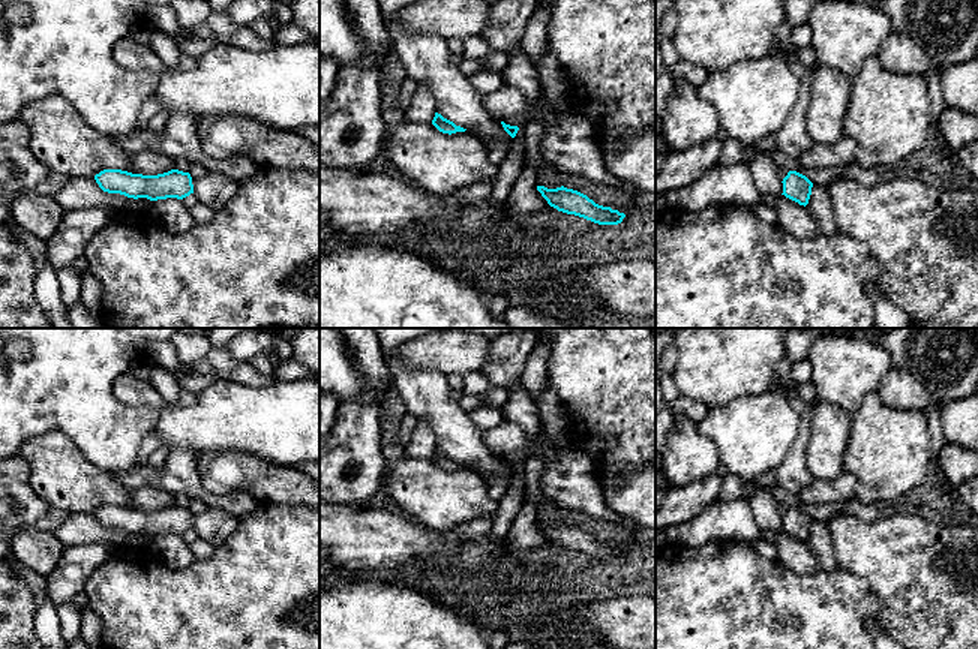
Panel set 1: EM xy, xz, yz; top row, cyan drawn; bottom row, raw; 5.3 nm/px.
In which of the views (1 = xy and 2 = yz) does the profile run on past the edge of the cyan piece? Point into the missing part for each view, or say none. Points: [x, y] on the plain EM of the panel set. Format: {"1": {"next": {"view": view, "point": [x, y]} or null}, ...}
{"1": {"next": null}, "2": {"next": null}}

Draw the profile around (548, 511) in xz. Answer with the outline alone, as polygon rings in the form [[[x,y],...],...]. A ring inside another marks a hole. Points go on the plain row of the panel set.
[[[540,496],[536,505],[537,522],[548,525],[567,523],[578,526],[592,535],[596,540],[610,543],[620,549],[628,550],[633,544],[633,537],[628,531],[624,531],[612,523],[594,520],[580,513],[560,508],[555,502]]]

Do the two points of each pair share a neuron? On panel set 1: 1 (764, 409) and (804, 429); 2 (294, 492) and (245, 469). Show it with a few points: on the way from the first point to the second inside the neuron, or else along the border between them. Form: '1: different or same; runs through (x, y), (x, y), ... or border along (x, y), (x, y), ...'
1: different; border along (801, 414), (798, 435), (783, 459)
2: same; runs through (282, 484), (269, 483), (257, 477)

